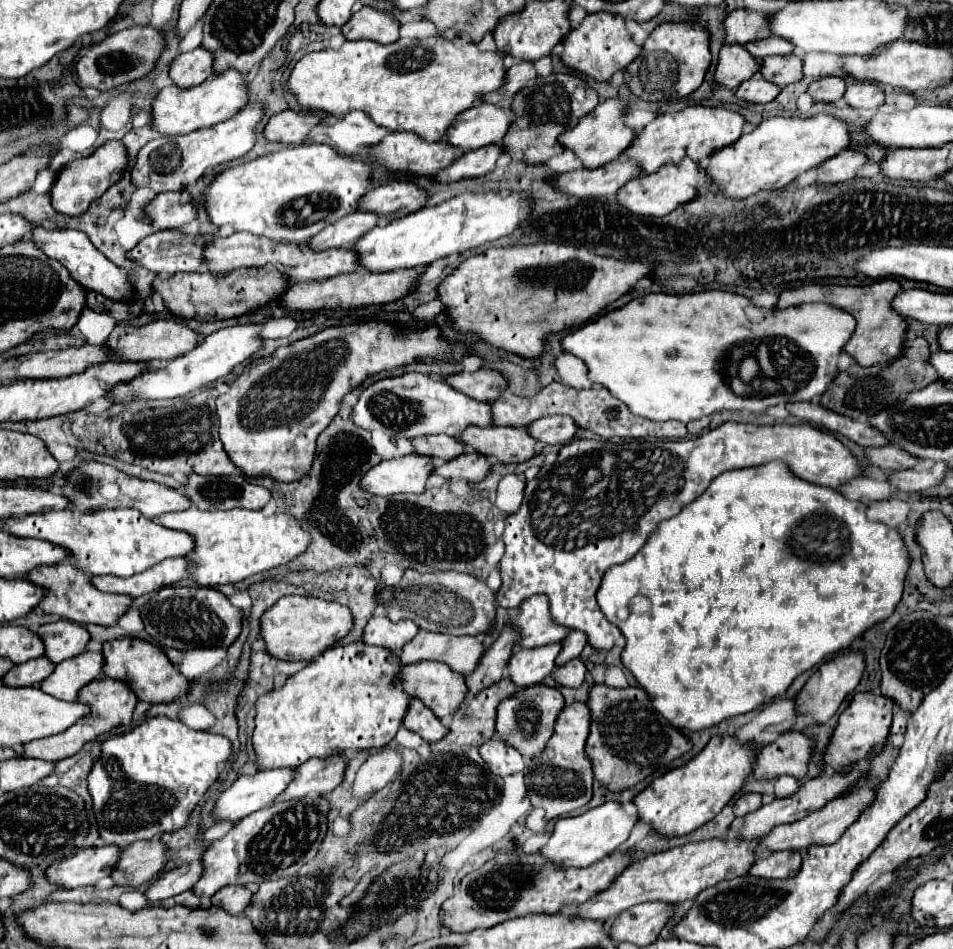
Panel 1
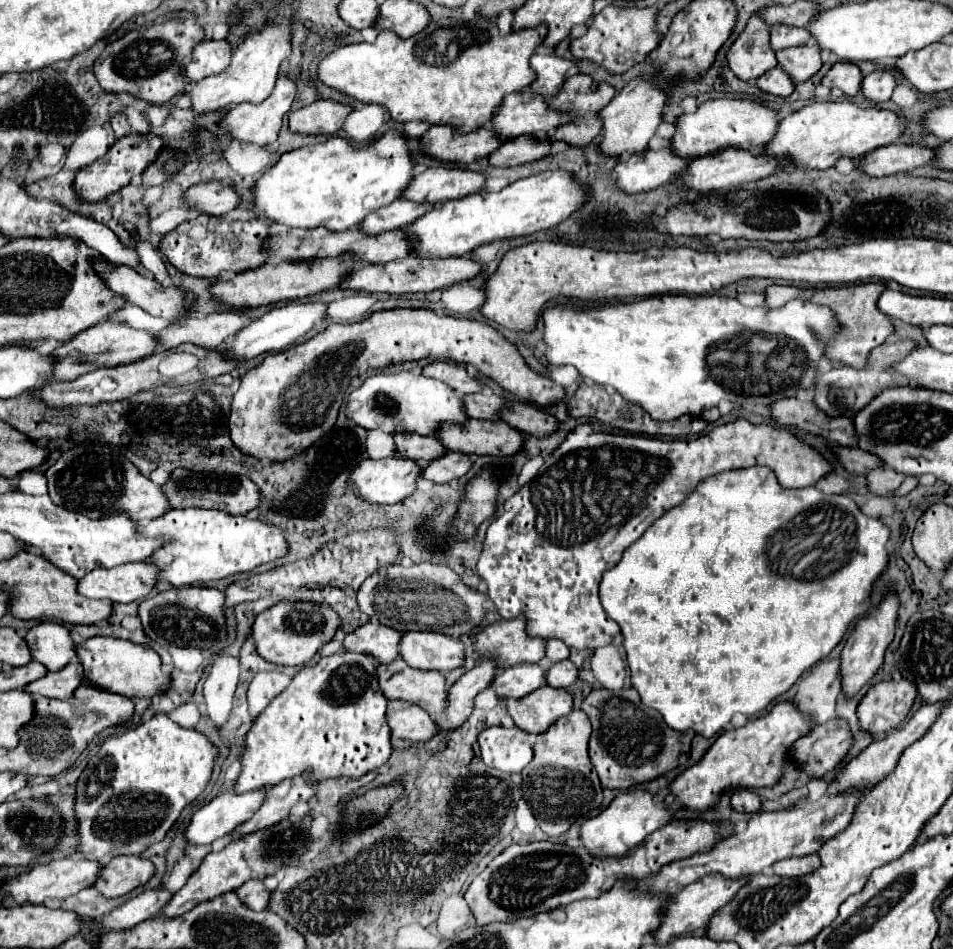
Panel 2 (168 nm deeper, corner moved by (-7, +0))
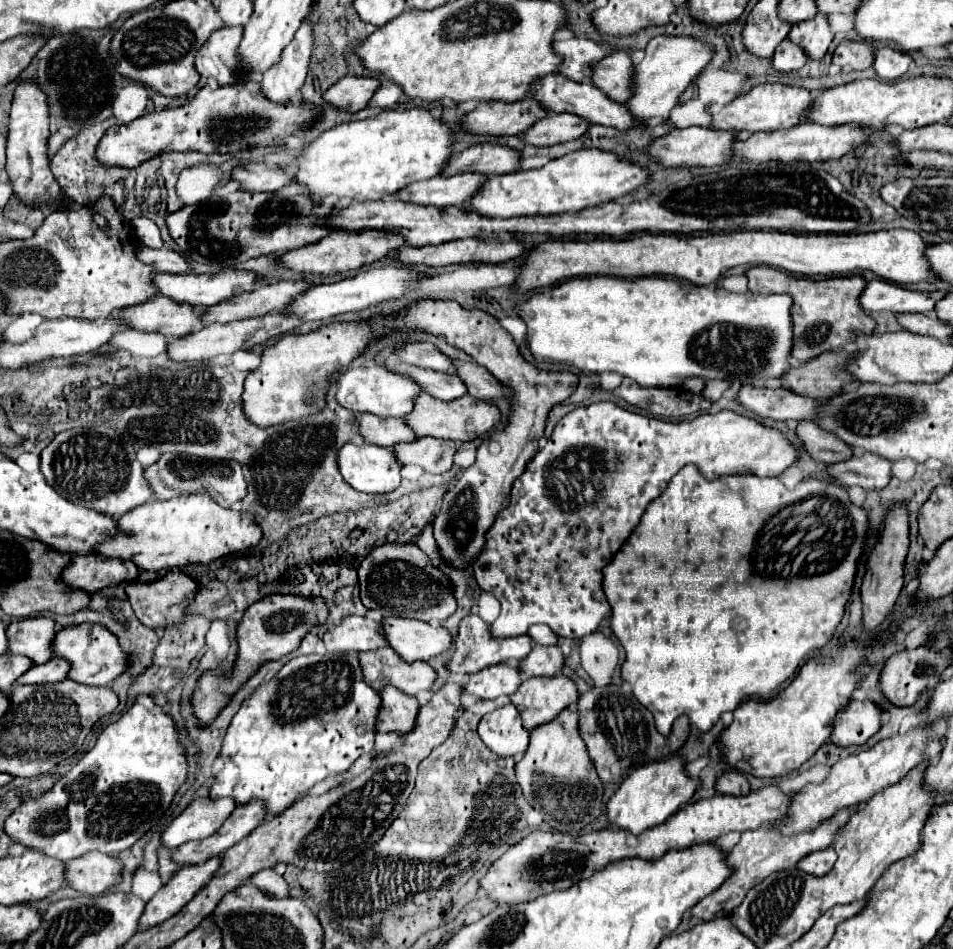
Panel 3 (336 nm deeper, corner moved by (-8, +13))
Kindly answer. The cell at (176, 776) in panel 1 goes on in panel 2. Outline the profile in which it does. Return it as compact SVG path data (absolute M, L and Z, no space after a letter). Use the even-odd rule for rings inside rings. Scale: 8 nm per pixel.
M154 714L138 728L104 740L76 784L76 818L80 822L82 856L108 862L120 854L142 854L150 844L160 842L174 826L180 812L206 788L216 758L218 748L204 734L178 726L168 714Z

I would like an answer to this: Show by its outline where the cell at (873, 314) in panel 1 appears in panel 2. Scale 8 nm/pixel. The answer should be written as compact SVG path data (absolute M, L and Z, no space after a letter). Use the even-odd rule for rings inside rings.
M880 282L854 284L854 286L842 286L842 288L822 288L822 290L820 288L798 288L798 286L770 286L766 290L766 304L768 304L768 308L780 308L788 300L802 298L802 300L830 306L836 312L836 316L840 318L840 324L844 330L842 330L840 338L836 342L832 342L832 346L828 346L826 358L840 360L852 368L866 368L870 352L876 346L884 344L886 338L896 332L892 320L884 312L878 310L878 298L884 290L886 290L886 286Z

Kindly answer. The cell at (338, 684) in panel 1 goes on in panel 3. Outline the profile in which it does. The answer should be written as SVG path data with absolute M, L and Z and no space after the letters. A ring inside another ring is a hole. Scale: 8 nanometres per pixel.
M315 653L291 659L271 681L257 687L243 701L241 709L227 727L219 751L225 765L213 775L215 783L209 789L209 799L231 797L235 799L235 805L247 805L253 799L259 799L265 805L267 819L281 815L315 783L327 779L329 775L347 771L351 763L373 749L377 709L379 693L365 685L361 667L357 665L357 653Z

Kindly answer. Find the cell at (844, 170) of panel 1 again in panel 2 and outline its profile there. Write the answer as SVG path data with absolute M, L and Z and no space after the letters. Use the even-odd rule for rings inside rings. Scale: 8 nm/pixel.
M910 144L880 146L858 160L858 170L868 176L890 176L924 166L932 160L932 150Z

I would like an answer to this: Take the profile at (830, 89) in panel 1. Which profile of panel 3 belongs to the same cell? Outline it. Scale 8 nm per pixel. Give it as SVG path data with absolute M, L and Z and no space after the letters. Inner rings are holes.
M845 41L837 45L833 53L833 63L845 69L853 71L863 71L873 65L875 59L875 49L871 43L865 41Z

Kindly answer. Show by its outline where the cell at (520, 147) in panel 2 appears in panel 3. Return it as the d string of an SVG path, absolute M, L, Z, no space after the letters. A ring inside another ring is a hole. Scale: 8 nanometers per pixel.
M557 113L557 115L549 115L549 117L537 121L537 125L533 125L533 129L529 129L525 139L531 145L547 147L547 145L555 145L555 143L573 141L573 139L581 137L587 129L589 129L587 119L573 115L573 113Z

